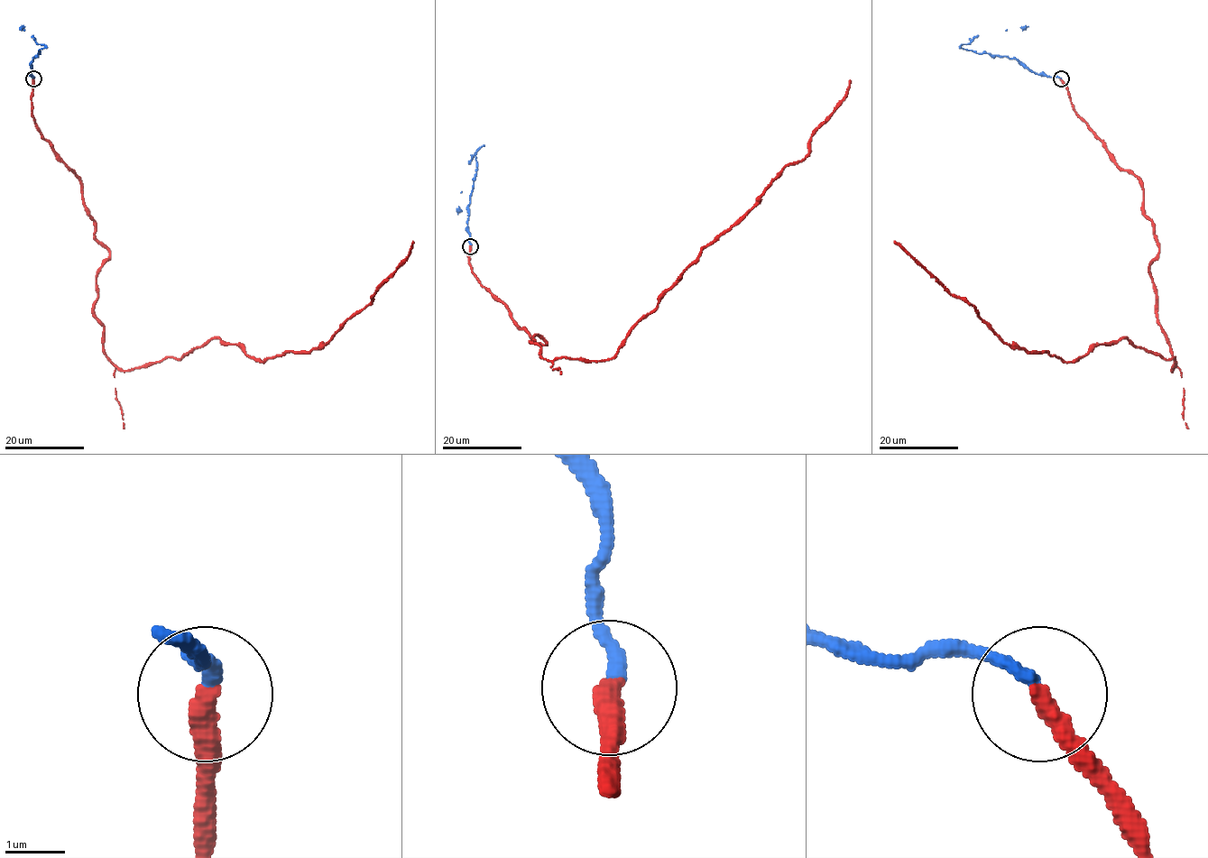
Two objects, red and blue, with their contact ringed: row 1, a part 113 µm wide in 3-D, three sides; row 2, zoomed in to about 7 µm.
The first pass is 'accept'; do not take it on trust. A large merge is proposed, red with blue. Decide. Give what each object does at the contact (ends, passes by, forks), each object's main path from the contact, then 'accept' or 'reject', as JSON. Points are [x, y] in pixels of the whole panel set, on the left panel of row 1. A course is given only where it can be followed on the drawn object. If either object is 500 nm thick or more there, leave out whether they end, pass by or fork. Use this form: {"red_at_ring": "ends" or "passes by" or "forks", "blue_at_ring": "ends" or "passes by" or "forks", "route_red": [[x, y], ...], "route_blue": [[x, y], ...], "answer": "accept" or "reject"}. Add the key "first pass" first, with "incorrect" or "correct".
{"first pass": "incorrect", "red_at_ring": "ends", "blue_at_ring": "ends", "route_red": [[33, 78], [36, 128], [109, 253], [94, 317], [123, 370], [216, 337], [262, 363], [322, 347], [412, 241]], "route_blue": [[33, 78], [31, 75], [32, 58], [45, 46], [38, 44], [32, 35]], "answer": "reject"}

